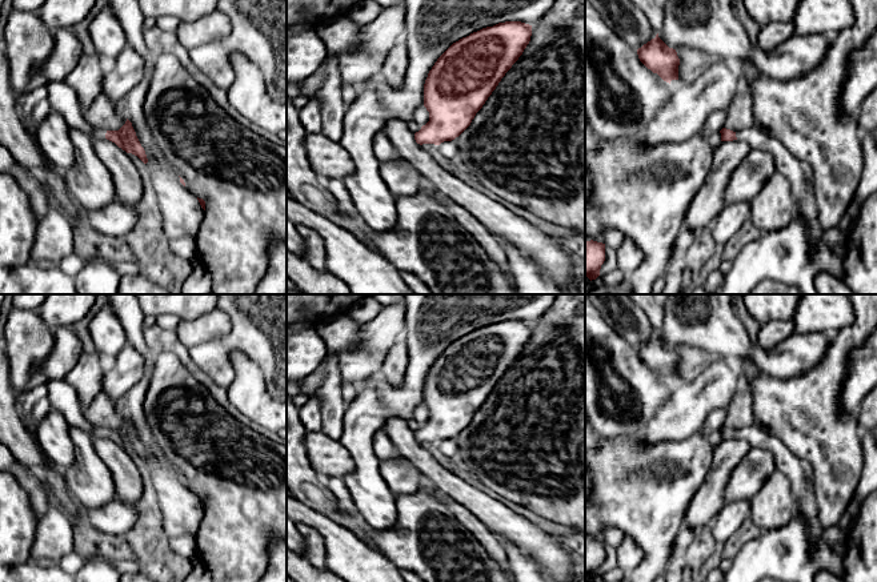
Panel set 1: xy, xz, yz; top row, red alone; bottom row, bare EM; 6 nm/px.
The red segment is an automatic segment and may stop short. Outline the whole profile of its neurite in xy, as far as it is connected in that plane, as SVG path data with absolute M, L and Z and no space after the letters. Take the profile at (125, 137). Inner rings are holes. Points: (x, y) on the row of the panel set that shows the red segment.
M127 119L125 124L119 131L93 129L91 137L107 139L115 143L127 153L137 156L144 164L148 162L144 148L141 146L132 123Z

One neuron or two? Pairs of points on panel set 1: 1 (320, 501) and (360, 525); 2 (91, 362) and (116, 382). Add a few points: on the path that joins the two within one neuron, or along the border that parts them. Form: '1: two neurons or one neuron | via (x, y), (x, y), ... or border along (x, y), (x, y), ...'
1: one neuron | via (329, 508), (340, 517), (351, 521)
2: two neurons | border along (105, 366), (101, 390)

